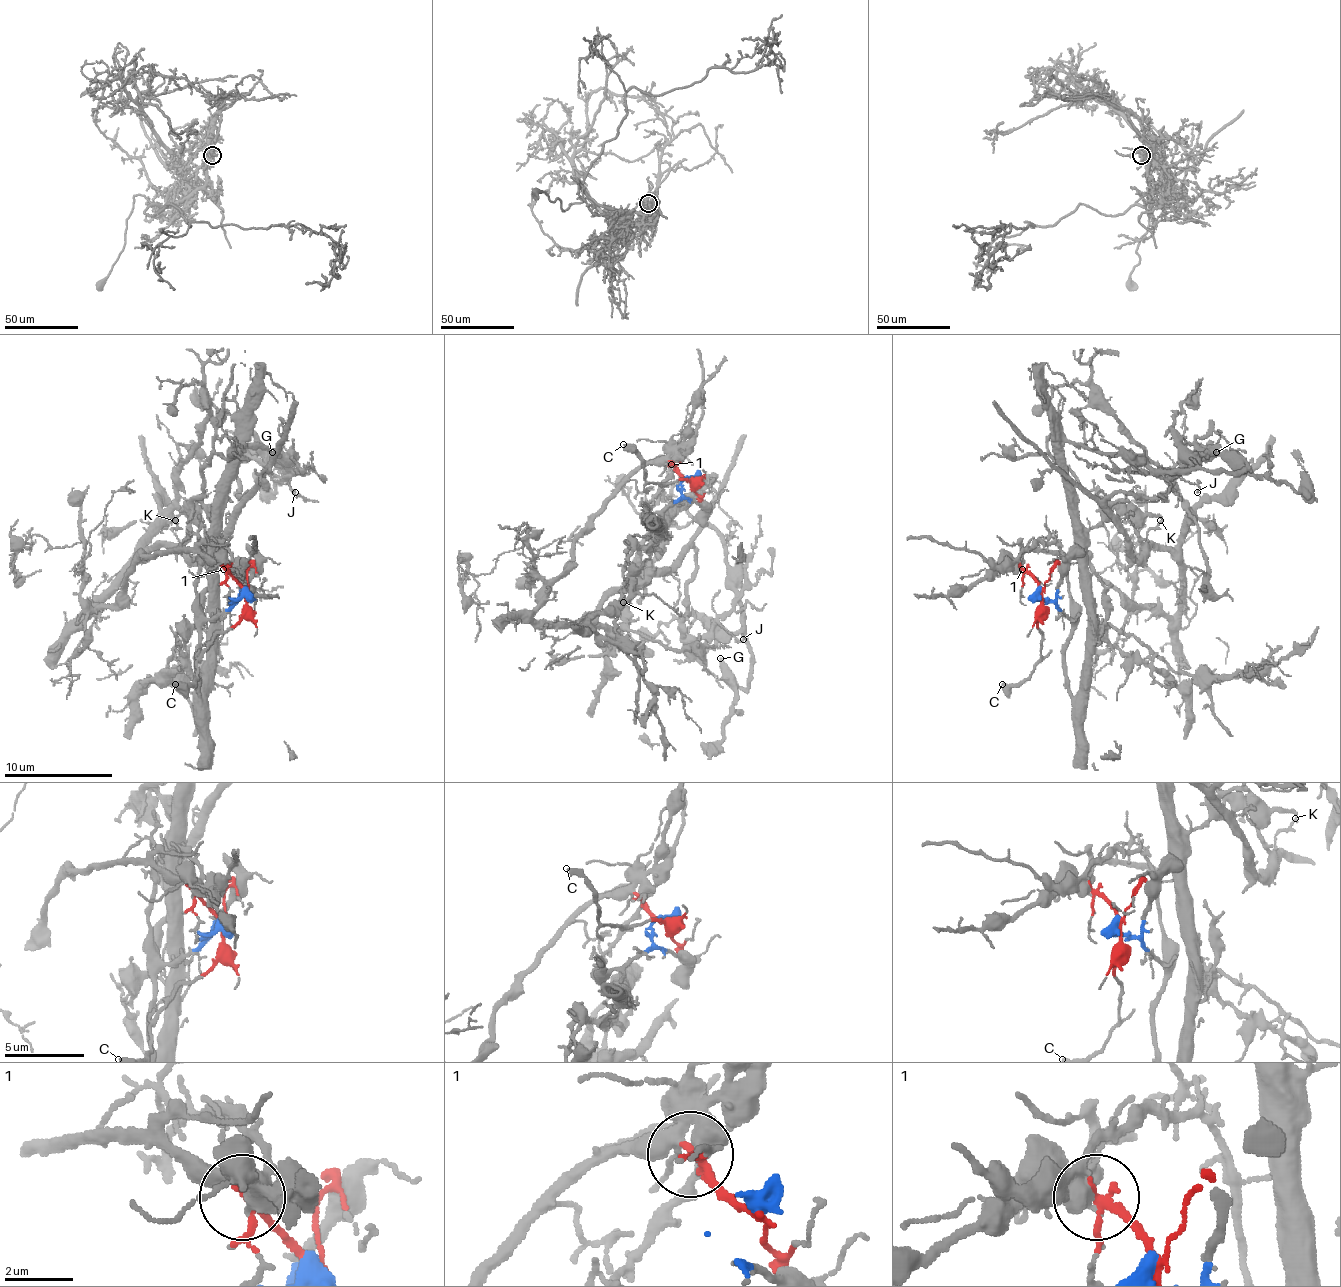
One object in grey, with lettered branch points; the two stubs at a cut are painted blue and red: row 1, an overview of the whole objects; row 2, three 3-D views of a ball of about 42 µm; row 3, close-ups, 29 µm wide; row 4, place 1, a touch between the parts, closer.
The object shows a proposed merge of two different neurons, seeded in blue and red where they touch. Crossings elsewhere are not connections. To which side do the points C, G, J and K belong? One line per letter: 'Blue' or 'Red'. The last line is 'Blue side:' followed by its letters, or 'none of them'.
C: Red
G: Blue
J: Red
K: Red
Blue side: G

